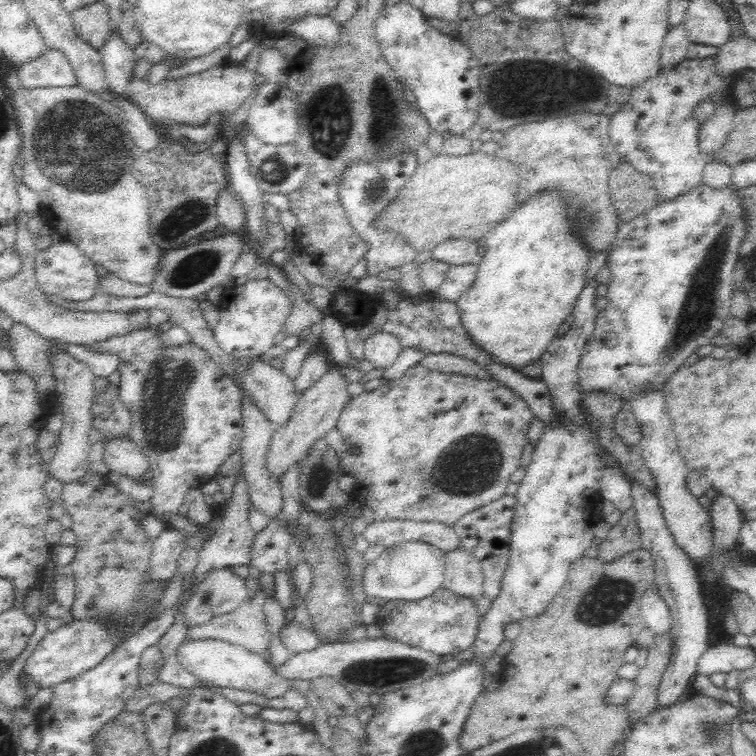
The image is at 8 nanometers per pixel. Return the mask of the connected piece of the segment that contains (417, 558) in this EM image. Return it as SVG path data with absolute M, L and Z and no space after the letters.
M410 540L388 547L382 556L368 564L363 583L367 596L384 600L422 600L442 588L445 574L445 553L431 544Z

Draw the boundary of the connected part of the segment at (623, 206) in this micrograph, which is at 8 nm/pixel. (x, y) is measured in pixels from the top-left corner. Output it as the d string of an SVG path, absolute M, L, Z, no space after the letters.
M622 162L609 175L609 194L621 223L628 223L657 206L653 178Z

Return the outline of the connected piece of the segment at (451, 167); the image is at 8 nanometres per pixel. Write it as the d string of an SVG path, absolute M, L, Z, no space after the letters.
M482 152L466 156L436 156L428 164L416 168L414 176L394 200L376 218L382 232L398 232L416 252L432 250L444 242L460 238L472 226L500 222L518 206L518 168L504 160Z

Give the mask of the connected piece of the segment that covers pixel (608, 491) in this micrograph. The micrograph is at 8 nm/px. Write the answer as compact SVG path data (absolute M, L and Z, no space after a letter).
M605 468L602 472L599 484L599 495L601 500L612 502L615 510L626 512L632 507L632 497L626 473L617 468Z

